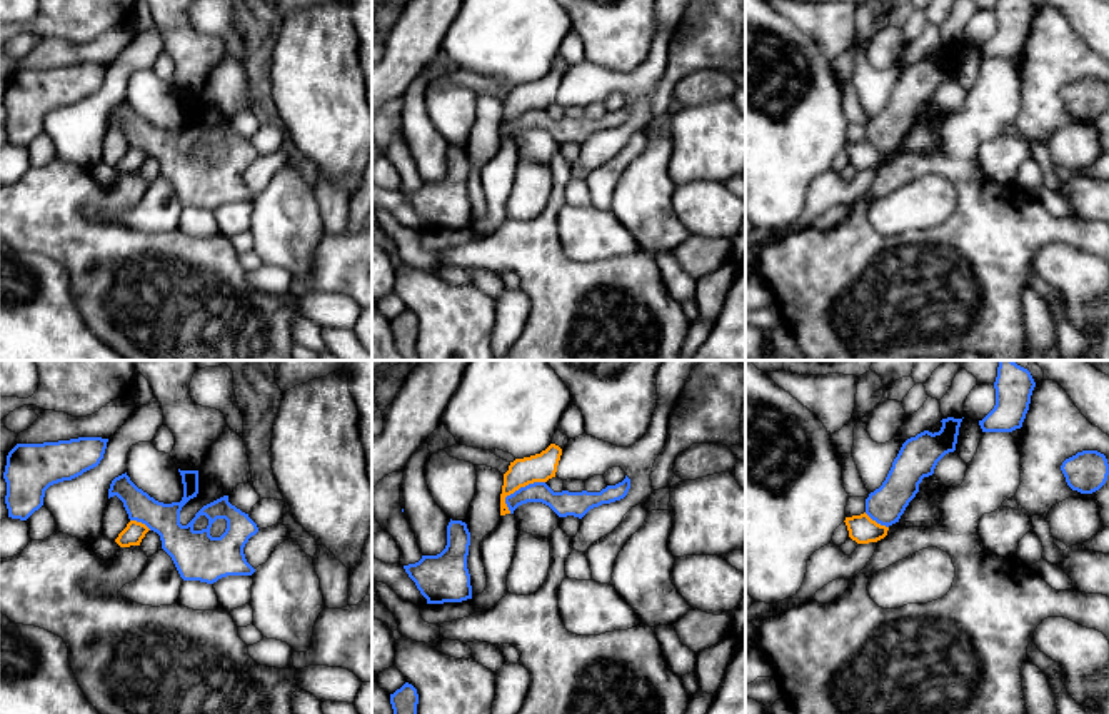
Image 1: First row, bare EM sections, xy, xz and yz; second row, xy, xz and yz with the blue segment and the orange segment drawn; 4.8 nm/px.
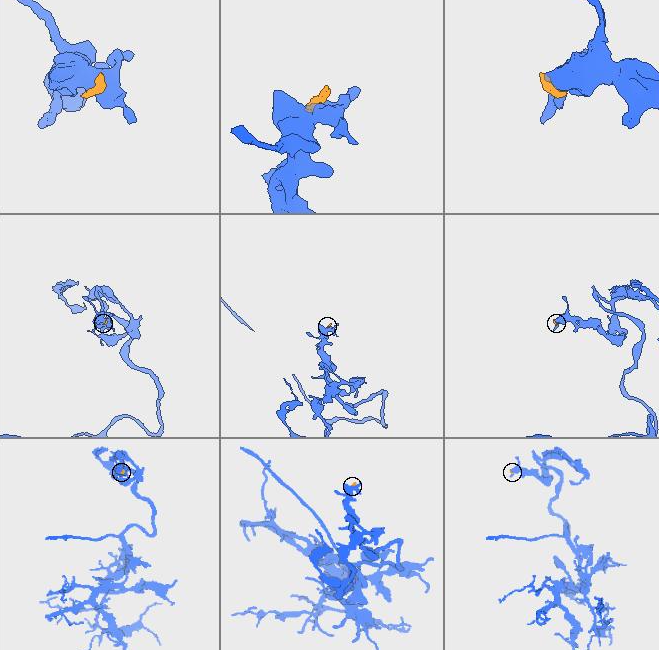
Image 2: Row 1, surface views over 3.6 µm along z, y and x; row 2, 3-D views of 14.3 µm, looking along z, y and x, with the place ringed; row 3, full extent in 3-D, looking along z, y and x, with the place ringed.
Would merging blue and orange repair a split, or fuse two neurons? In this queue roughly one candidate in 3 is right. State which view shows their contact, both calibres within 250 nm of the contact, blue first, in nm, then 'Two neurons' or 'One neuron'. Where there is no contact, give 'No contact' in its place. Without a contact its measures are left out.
Touches blue in xz. Thickness 120 nm (blue) against 140 nm. Two neurons

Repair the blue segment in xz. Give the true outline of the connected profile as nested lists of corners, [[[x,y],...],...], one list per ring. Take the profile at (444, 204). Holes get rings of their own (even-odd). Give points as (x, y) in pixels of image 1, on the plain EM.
[[[462,147],[447,152],[447,172],[437,182],[422,182],[415,190],[404,192],[427,230],[462,229],[472,225],[467,182],[470,158]]]

